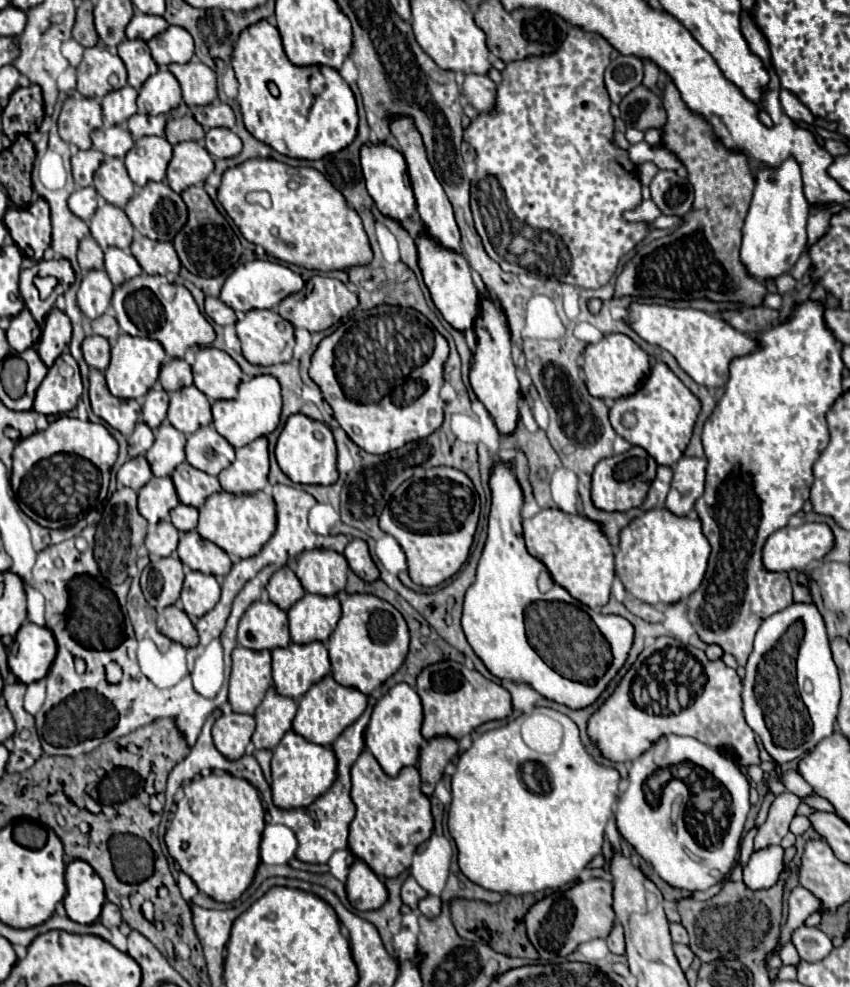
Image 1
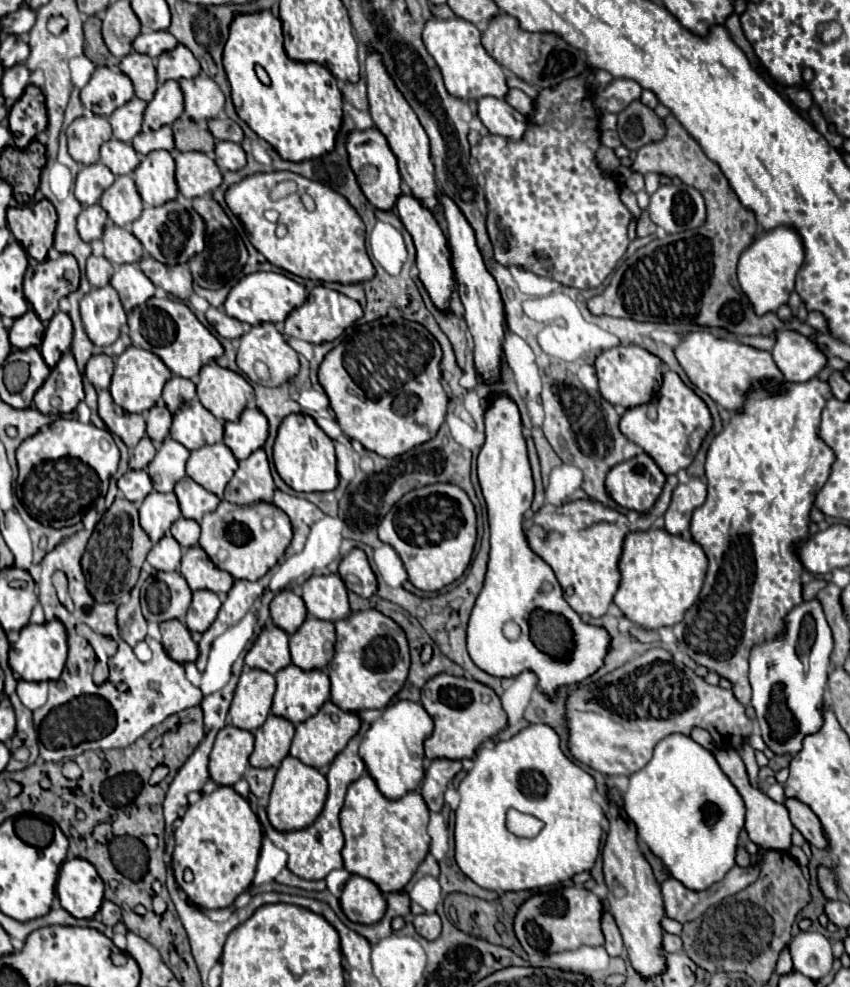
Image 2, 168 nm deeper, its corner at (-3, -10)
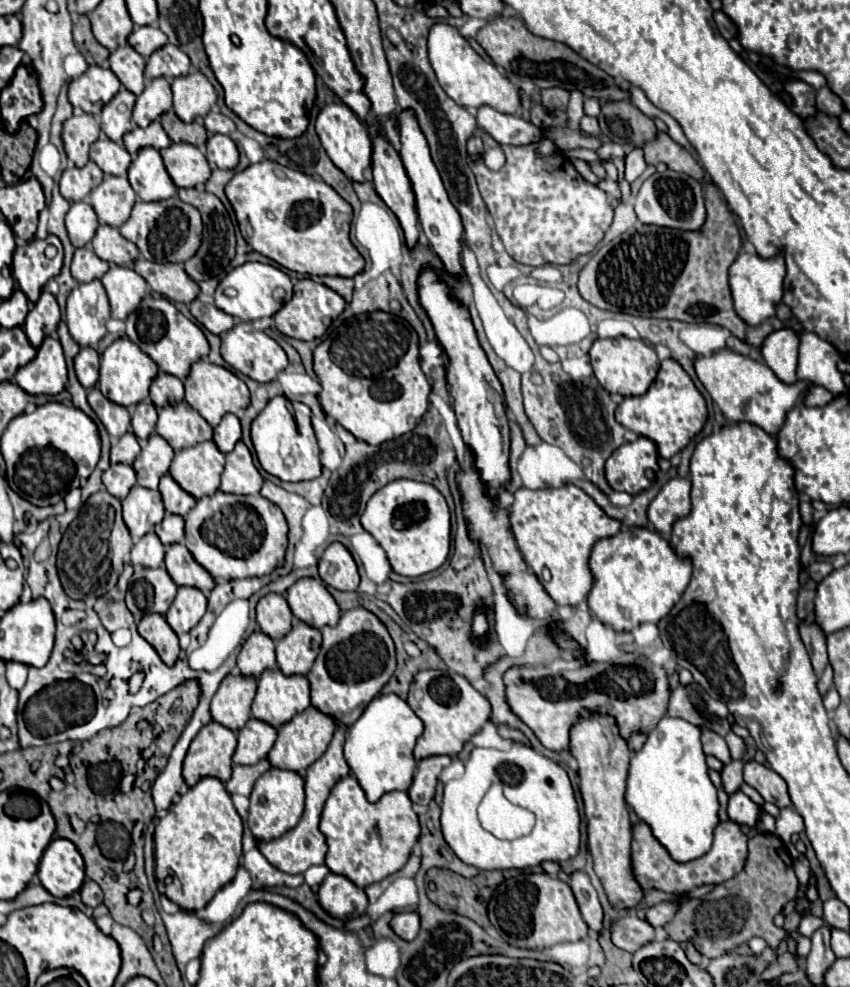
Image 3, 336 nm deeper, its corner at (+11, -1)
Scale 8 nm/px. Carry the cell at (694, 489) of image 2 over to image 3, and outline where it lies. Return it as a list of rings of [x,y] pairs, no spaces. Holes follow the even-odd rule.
[[[674,477],[670,479],[660,493],[652,499],[648,507],[648,521],[662,535],[672,533],[676,519],[690,513],[690,479]]]

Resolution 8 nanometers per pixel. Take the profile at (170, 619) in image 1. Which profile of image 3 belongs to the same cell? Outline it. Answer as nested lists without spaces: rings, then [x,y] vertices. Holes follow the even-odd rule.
[[[148,613],[138,625],[138,633],[156,649],[166,665],[174,665],[180,655],[178,635],[160,613]]]

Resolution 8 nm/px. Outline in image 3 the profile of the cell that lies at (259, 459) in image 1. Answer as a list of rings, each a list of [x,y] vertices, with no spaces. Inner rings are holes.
[[[240,441],[234,447],[234,451],[226,455],[220,491],[232,495],[256,495],[260,487],[262,487],[262,475],[258,473],[248,447]]]

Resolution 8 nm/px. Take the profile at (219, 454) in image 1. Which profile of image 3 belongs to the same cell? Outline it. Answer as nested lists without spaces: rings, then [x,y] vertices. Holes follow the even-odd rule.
[[[204,441],[194,447],[180,449],[172,459],[170,475],[184,491],[200,499],[218,491],[222,469],[224,453],[216,447],[214,441]]]

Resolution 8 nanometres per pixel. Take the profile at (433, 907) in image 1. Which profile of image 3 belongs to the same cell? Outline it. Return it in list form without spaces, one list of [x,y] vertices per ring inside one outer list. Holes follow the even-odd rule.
[[[406,911],[406,913],[396,913],[390,927],[404,939],[412,941],[418,931],[420,931],[420,915],[416,911]]]

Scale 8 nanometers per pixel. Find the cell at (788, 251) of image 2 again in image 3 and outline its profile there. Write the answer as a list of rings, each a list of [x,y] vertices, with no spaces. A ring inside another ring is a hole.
[[[742,251],[736,257],[736,261],[730,265],[730,289],[734,297],[734,309],[748,325],[760,325],[764,319],[774,315],[776,305],[782,301],[784,275],[786,275],[786,269],[784,269],[782,251],[768,259]]]

